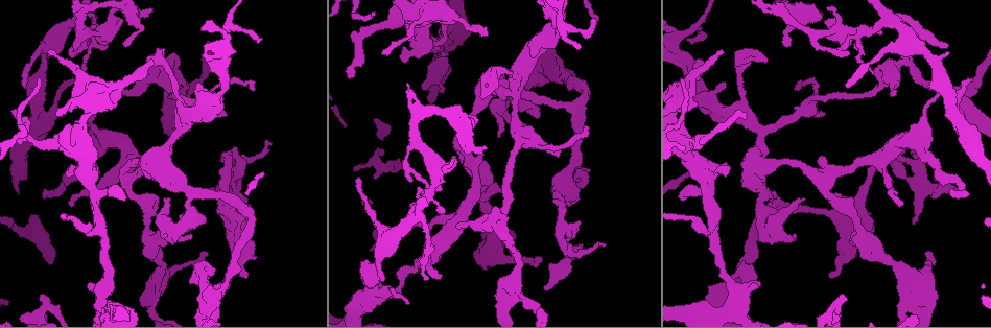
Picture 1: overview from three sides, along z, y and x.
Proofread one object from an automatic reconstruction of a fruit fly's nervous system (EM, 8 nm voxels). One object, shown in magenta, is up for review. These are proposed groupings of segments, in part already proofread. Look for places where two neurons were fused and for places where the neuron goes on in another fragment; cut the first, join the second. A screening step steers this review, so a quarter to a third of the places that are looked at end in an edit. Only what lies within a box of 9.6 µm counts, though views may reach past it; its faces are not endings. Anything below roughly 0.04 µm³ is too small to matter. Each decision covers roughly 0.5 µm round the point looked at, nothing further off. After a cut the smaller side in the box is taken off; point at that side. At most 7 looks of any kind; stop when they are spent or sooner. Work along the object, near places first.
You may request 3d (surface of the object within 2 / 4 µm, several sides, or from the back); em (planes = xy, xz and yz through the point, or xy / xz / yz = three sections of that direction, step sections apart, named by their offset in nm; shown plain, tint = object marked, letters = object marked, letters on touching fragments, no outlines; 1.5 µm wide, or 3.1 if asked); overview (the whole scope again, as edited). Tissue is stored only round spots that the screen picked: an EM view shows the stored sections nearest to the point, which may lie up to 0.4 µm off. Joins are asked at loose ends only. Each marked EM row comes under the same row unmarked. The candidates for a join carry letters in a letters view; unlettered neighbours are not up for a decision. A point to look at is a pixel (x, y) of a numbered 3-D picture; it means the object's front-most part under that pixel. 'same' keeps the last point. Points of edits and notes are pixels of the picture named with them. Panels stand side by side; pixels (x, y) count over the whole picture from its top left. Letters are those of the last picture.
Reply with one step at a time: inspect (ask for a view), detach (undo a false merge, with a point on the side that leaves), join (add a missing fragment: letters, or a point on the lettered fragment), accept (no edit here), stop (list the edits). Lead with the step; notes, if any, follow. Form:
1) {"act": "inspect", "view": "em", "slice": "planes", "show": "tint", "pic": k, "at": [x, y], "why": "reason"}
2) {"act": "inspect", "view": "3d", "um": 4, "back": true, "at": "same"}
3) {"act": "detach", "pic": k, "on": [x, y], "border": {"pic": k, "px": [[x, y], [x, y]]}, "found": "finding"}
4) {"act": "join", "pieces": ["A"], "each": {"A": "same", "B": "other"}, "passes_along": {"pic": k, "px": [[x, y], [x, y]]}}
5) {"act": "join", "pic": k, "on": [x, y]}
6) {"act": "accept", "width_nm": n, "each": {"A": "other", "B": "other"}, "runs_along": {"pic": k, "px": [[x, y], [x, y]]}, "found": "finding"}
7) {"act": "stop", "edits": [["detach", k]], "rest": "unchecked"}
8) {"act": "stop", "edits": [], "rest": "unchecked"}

{"act": "inspect", "view": "3d", "um": 4, "pic": 1, "at": [745, 117], "why": "long arm stops here"}

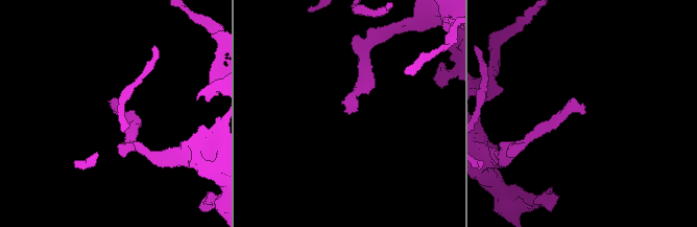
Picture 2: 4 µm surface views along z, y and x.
{"act": "inspect", "view": "em", "slice": "xy", "step": 8, "show": "tint", "pic": 2, "at": [584, 112]}

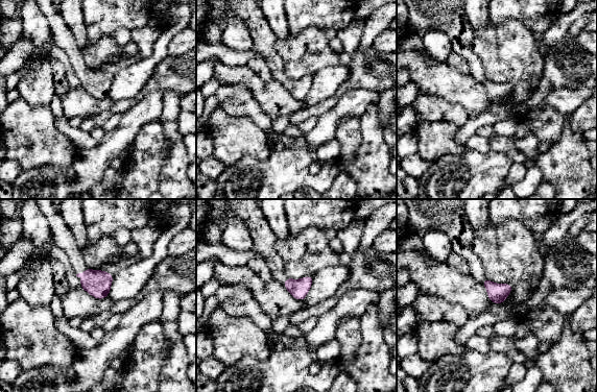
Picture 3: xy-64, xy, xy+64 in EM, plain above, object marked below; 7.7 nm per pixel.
{"act": "inspect", "view": "em", "slice": "xy", "step": 8, "show": "letters", "at": "same"}

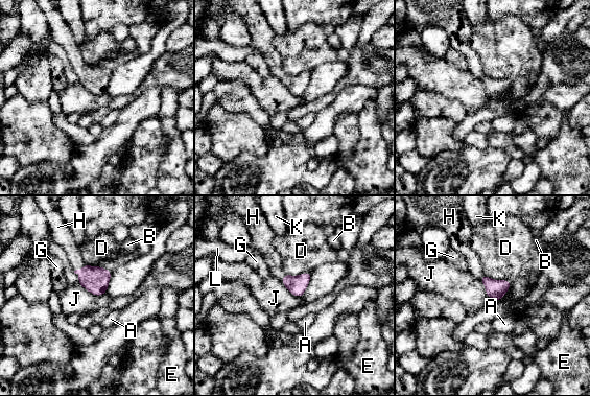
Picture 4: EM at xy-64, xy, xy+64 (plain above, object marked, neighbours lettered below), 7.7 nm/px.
{"act": "join", "pieces": ["H"], "longest_contact_nm": ["J", 240], "each": {"A": "other", "B": "other", "D": "other", "E": "other", "G": "other", "H": "same", "J": "other", "K": "other", "L": "other"}, "found": "it goes on there"}

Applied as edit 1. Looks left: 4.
{"act": "inspect", "view": "overview", "why": "redraw"}

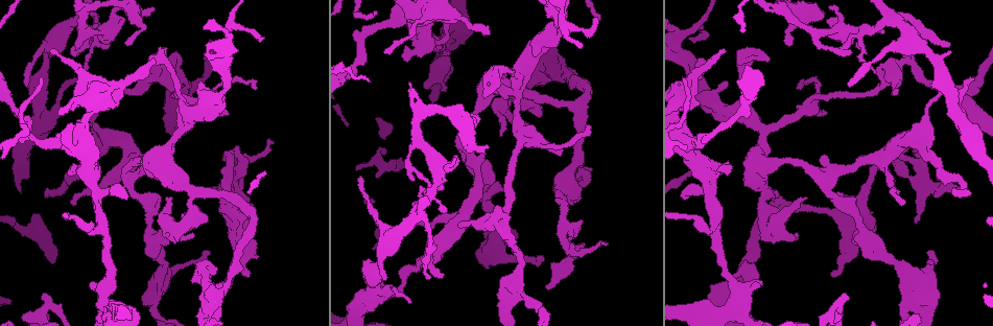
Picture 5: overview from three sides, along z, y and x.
{"act": "inspect", "view": "em", "slice": "xy", "step": 8, "show": "letters", "pic": 5, "at": [411, 203], "why": "thin end"}

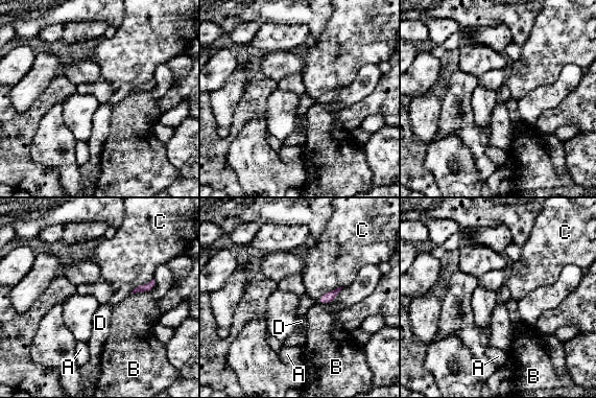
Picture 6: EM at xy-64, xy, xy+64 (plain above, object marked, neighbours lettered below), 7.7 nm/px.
{"act": "accept", "each": {"A": "other", "B": "other", "C": "other", "D": "other"}, "border": {"pic": 6, "px": [[343, 286], [325, 293], [316, 301]]}, "found": "none of them fits"}

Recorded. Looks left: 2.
{"act": "inspect", "view": "3d", "um": 4, "back": true, "pic": 5, "at": [410, 300], "why": "an open end"}

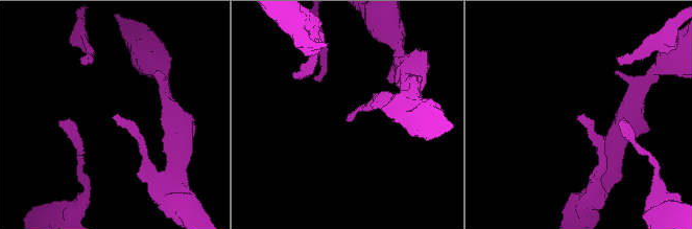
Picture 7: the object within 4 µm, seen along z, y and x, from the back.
{"act": "inspect", "view": "em", "slice": "planes", "show": "letters", "pic": 7, "at": [578, 119], "why": "need the tissue"}

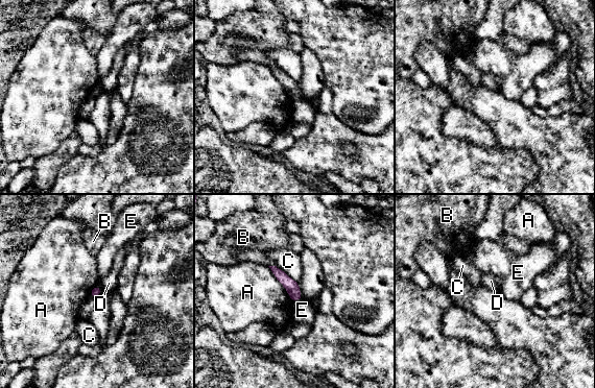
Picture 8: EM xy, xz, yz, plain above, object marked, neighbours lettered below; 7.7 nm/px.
{"act": "accept", "each": {"A": "other", "B": "other", "C": "other", "D": "other", "E": "other"}, "border": {"pic": 8, "px": [[267, 266], [292, 300]]}, "found": "no lettered fragment goes on from it"}

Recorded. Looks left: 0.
{"act": "stop", "edits": [["join", 4]], "rest": "unchecked"}

